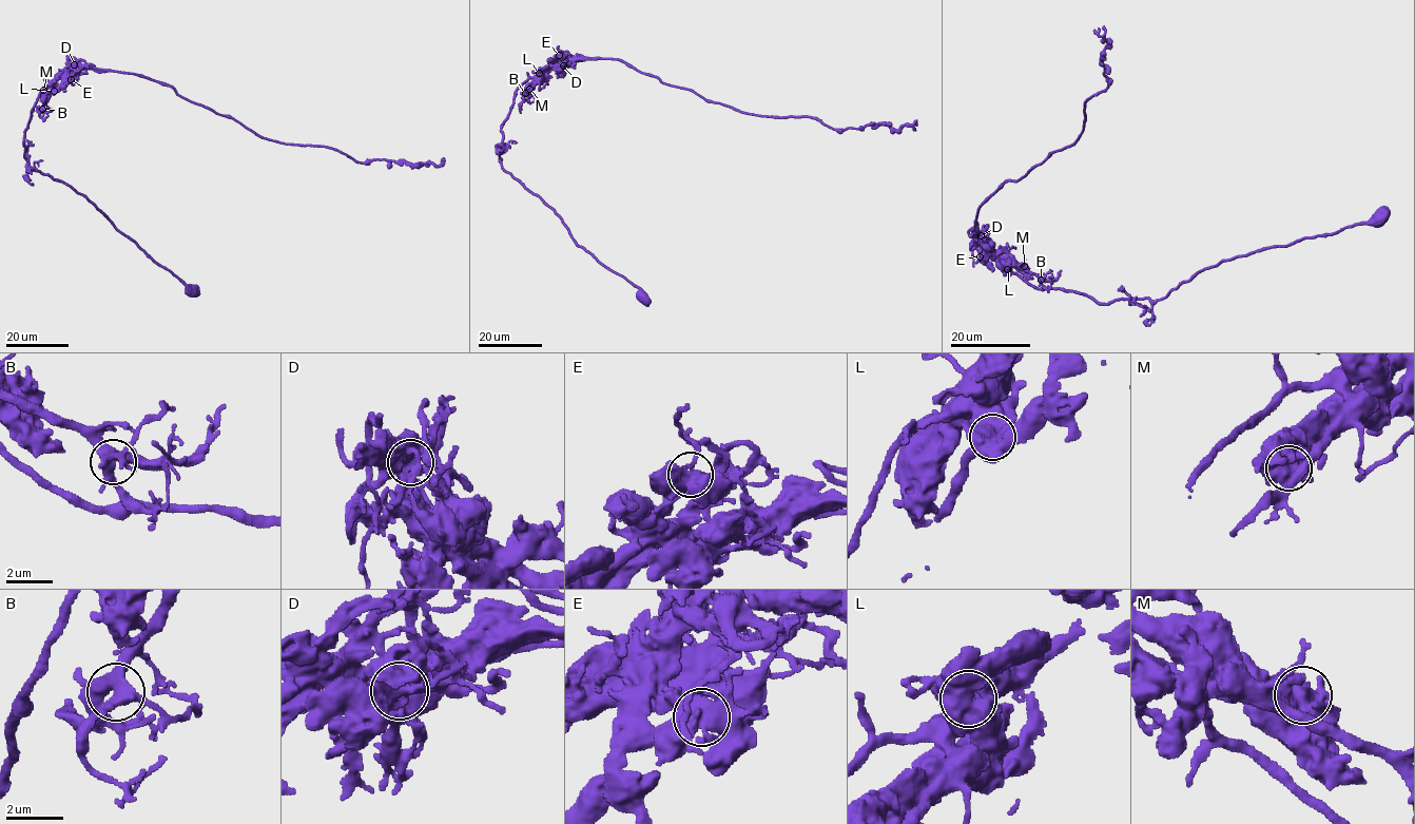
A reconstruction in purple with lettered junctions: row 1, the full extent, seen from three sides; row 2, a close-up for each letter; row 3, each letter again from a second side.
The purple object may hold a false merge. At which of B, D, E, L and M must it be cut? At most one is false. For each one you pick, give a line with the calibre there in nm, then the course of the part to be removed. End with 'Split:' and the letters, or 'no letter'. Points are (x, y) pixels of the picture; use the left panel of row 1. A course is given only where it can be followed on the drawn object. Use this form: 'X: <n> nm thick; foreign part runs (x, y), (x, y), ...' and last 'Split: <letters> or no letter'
D: 650 nm thick; foreign part runs (74, 64), (57, 76), (42, 103)
Split: D

